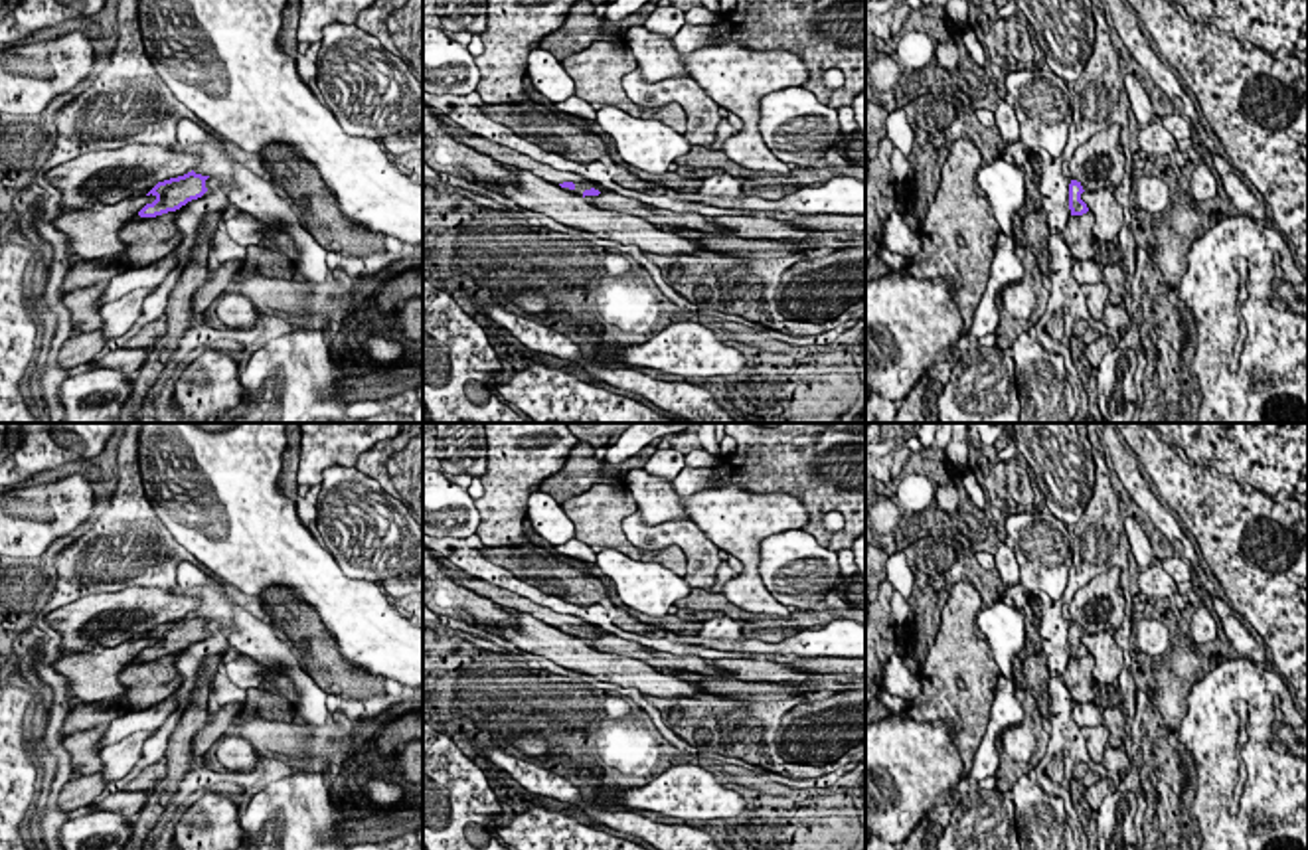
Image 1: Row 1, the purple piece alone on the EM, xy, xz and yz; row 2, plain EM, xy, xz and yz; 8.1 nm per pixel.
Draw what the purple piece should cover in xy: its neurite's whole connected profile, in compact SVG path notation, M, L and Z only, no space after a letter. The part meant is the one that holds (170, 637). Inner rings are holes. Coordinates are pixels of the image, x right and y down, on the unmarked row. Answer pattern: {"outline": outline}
{"outline": "M192 613L184 619L158 625L146 637L146 638L152 637L156 642L152 646L146 646L138 654L138 658L140 660L156 660L156 658L180 652L188 644L198 642L207 635L207 631L205 631L207 621L209 619L202 619Z"}

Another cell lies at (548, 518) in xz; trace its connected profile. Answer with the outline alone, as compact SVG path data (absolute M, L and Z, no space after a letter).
M530 492L528 520L549 546L561 546L575 538L575 526L563 506L545 492Z

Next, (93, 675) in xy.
M142 637L117 646L97 644L85 652L67 652L51 666L67 680L67 696L75 702L109 702L126 690L119 674L154 642L156 638Z

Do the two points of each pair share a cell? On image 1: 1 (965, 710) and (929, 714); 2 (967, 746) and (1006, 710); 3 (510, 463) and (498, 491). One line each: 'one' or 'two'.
1: one
2: two
3: one

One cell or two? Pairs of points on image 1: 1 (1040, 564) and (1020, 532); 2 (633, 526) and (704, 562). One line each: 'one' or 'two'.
1: one
2: one

